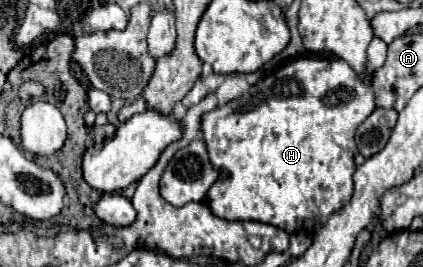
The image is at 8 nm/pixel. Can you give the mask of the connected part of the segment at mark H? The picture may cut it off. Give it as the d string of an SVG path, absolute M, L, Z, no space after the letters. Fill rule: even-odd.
M298 57L270 73L242 97L202 117L210 161L224 171L224 179L216 181L208 191L210 209L218 217L230 221L252 219L270 223L288 233L300 229L316 233L332 213L340 211L350 201L354 193L354 133L374 109L372 85L364 83L362 75L354 73L344 59Z

